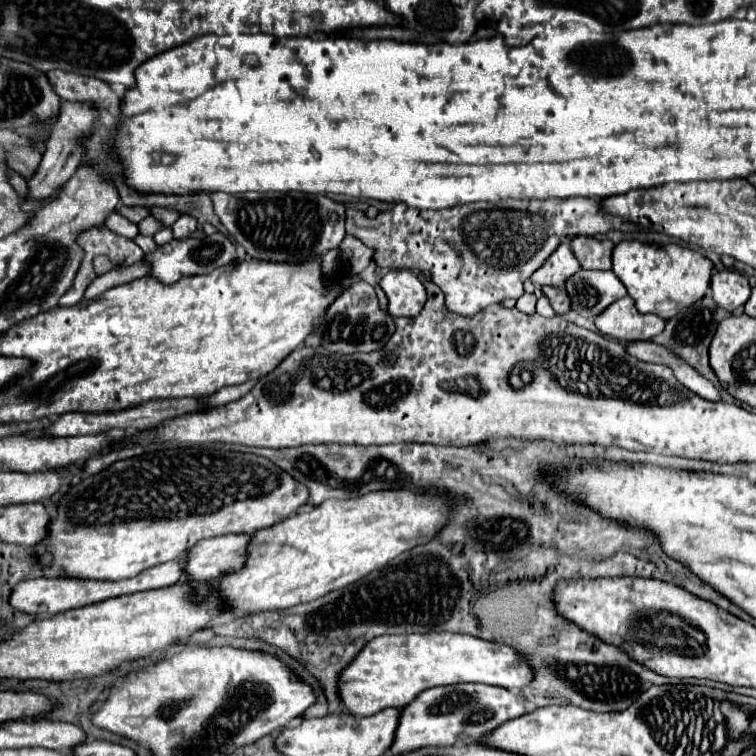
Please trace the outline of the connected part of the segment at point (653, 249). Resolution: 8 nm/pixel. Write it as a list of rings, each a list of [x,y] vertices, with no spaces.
[[[624,240],[614,246],[612,252],[614,274],[622,280],[628,294],[634,298],[638,312],[656,314],[670,320],[678,310],[688,308],[706,296],[712,278],[712,262],[690,248],[678,244],[652,246],[636,240]]]

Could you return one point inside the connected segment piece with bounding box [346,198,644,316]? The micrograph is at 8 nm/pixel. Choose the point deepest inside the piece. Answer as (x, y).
(498, 245)

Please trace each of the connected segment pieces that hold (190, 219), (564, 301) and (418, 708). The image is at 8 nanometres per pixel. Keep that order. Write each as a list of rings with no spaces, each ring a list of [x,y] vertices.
[[[180,214],[180,218],[172,224],[172,230],[174,230],[174,238],[186,238],[190,236],[192,232],[196,232],[196,218],[194,216],[186,216],[186,214]]]
[[[544,286],[542,290],[544,290],[546,298],[550,300],[550,306],[554,308],[556,314],[566,314],[566,312],[570,312],[570,298],[568,298],[568,294],[566,294],[564,288]]]
[[[454,684],[424,690],[412,704],[402,710],[390,754],[404,754],[422,746],[450,746],[460,742],[462,738],[478,742],[502,724],[526,714],[524,704],[526,698],[520,690],[488,684]]]

